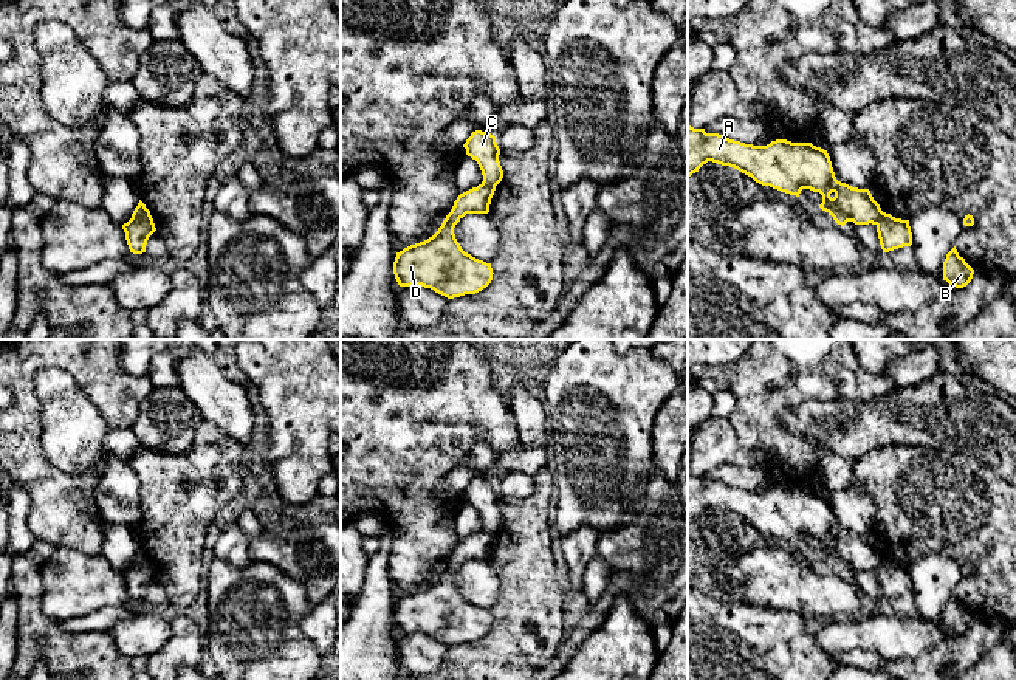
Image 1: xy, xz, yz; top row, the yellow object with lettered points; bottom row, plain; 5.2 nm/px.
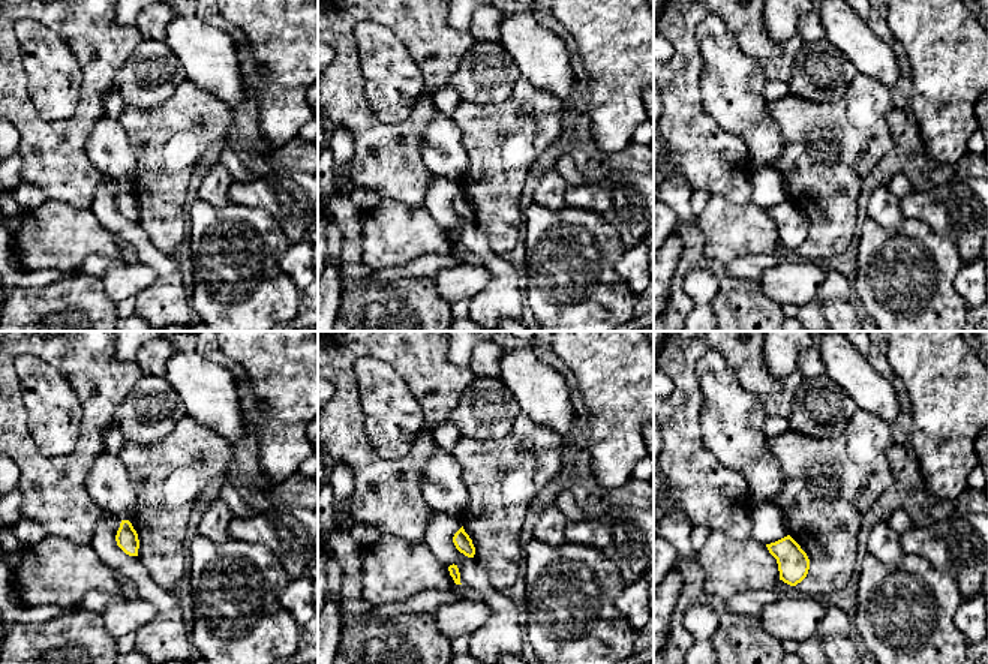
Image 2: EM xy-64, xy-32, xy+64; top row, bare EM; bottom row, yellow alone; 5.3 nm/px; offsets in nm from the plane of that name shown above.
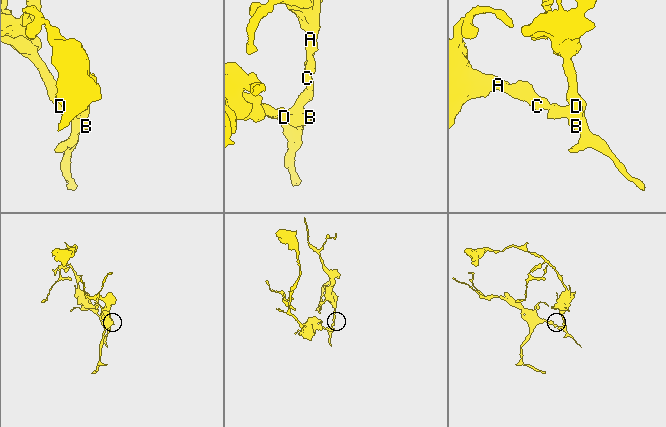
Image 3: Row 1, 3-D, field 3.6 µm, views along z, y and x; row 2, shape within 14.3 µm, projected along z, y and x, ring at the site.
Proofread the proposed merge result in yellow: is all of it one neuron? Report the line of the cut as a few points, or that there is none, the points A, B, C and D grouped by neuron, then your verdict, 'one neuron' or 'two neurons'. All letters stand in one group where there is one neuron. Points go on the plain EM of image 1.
cut xy (133, 558), (143, 559), (152, 567); groups A C / B D; two neurons

